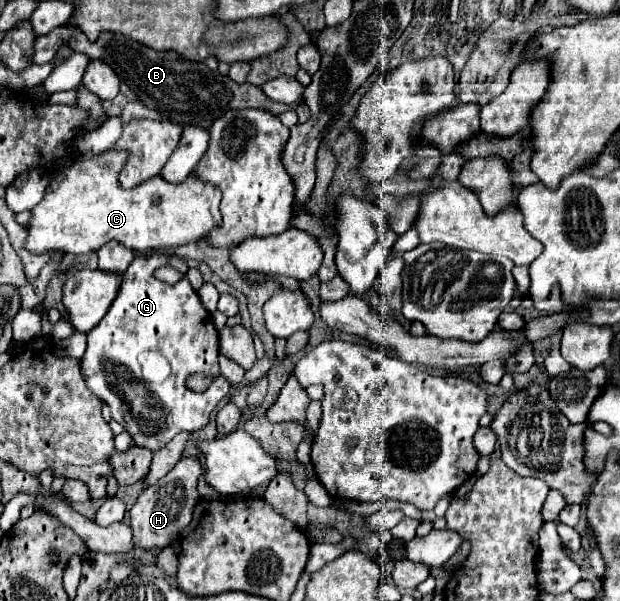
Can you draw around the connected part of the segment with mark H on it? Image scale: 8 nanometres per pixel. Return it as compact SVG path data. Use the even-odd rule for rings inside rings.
M183 458L157 484L143 490L143 494L137 498L137 502L129 510L131 528L135 532L135 542L139 548L145 548L145 550L165 548L181 536L183 528L193 518L195 504L199 502L197 480L199 480L199 460L197 458Z

